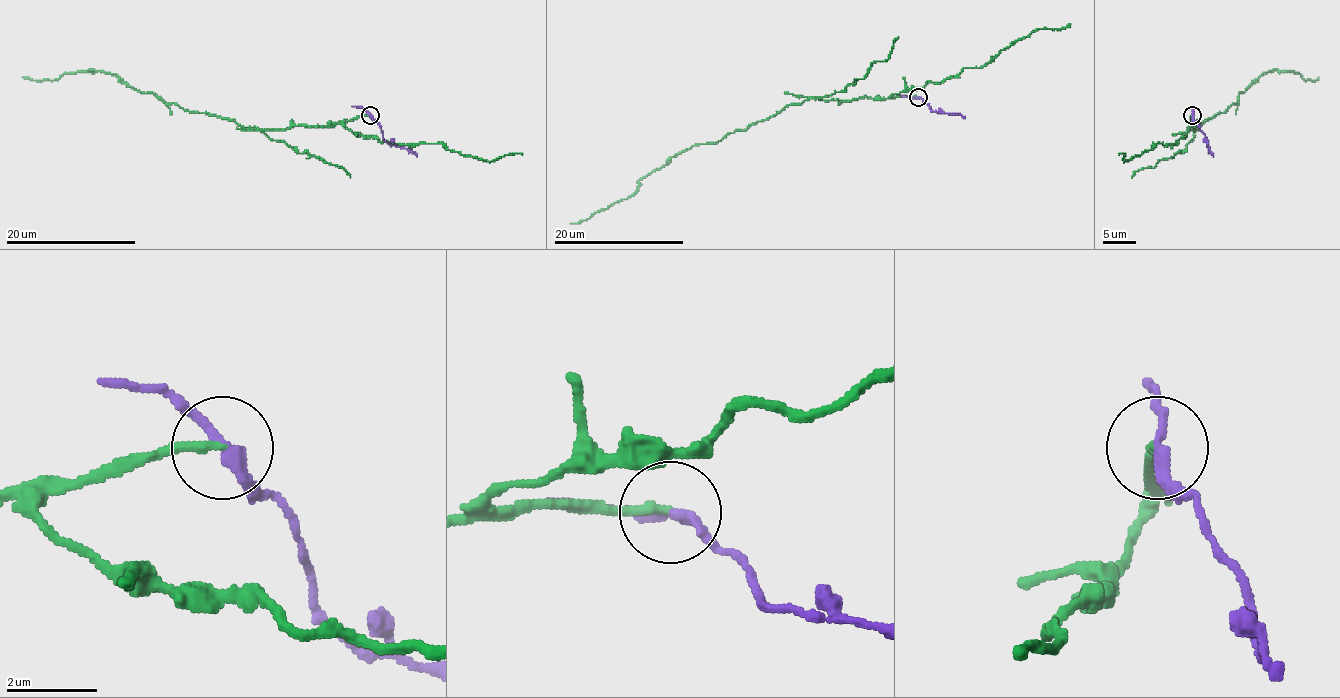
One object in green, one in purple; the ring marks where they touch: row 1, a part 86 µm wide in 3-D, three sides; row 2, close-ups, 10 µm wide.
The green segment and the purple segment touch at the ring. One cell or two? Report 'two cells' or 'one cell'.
two cells

